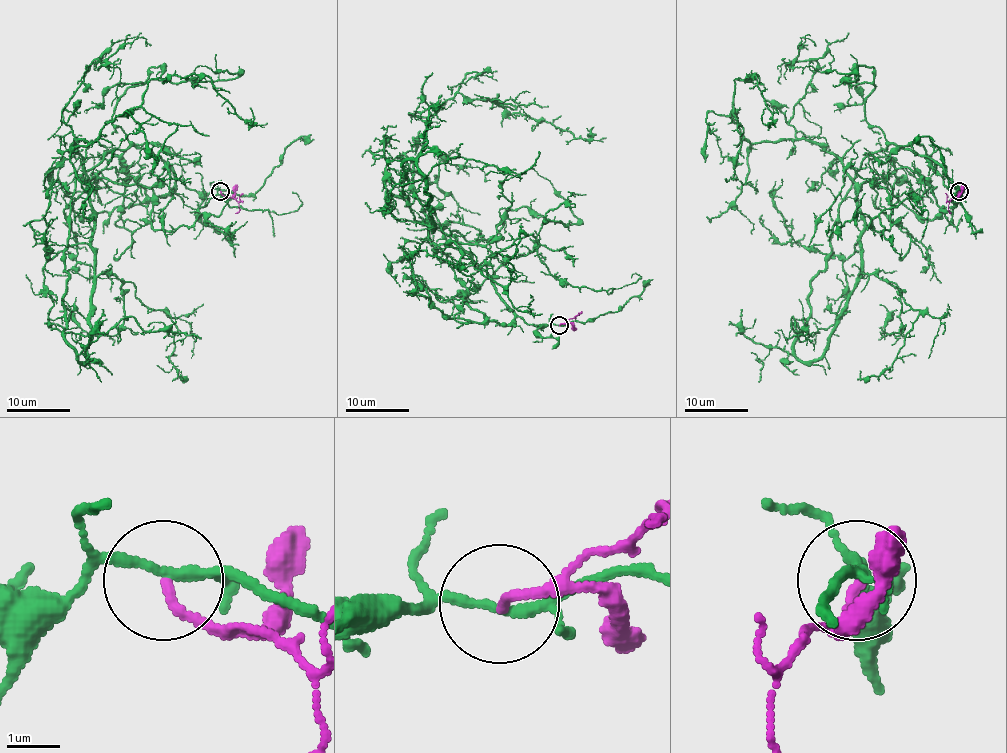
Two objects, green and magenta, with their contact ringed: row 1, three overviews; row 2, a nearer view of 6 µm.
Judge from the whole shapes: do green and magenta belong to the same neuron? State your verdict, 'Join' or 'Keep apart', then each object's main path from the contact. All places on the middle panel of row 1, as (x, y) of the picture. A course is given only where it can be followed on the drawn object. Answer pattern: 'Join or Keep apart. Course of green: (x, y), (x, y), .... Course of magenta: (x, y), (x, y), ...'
Keep apart. Course of green: (559, 325), (528, 325), (439, 227), (383, 213), (396, 184), (458, 157), (523, 172), (504, 180). Course of magenta: (559, 325), (575, 317)

